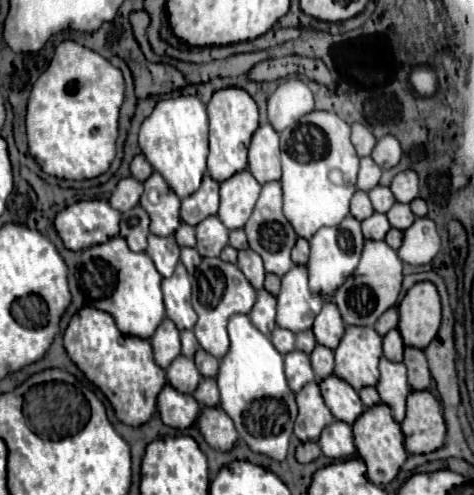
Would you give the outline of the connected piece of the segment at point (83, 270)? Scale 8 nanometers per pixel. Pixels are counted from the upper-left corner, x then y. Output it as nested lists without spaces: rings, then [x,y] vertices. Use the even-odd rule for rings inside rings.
[[[115,236],[105,244],[91,246],[81,254],[79,286],[85,302],[93,308],[109,312],[115,318],[117,328],[129,336],[149,340],[165,318],[161,280],[163,278],[159,276],[153,260],[145,252],[131,252],[121,236]]]

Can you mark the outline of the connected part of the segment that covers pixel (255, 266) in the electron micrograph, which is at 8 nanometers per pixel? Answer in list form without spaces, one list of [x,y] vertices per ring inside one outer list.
[[[251,248],[247,250],[241,250],[239,252],[239,262],[237,266],[241,268],[241,272],[245,274],[245,278],[251,282],[251,286],[255,290],[261,290],[263,288],[263,282],[265,282],[265,268],[263,268],[263,260],[257,252],[253,252]]]

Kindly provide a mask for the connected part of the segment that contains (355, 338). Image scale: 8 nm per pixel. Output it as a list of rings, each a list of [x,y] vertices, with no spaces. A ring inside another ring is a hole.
[[[347,326],[341,344],[335,350],[335,376],[351,384],[357,392],[365,386],[375,386],[379,380],[379,358],[381,358],[383,338],[373,328],[353,328]]]

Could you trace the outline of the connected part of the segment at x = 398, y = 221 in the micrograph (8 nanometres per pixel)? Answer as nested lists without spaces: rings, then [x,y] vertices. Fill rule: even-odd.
[[[401,202],[393,204],[393,208],[387,212],[387,218],[389,218],[391,226],[397,230],[405,230],[415,222],[415,214],[411,212],[409,204],[401,204]]]

